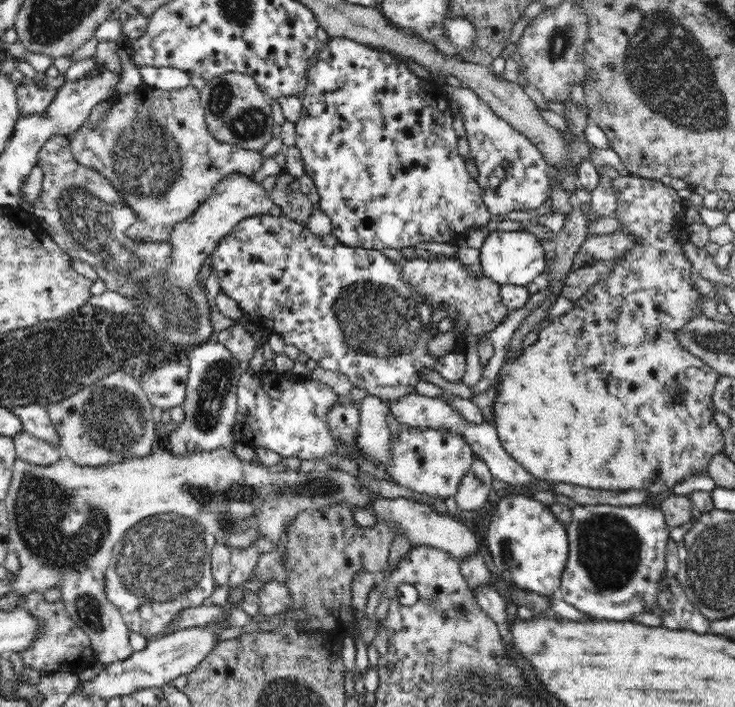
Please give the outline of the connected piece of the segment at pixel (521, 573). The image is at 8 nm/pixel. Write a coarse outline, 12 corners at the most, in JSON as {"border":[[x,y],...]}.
{"border":[[510,492],[486,542],[511,588],[551,596],[569,554],[566,525]]}

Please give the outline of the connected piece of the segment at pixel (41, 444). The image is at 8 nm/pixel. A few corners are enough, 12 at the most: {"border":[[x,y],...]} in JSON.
{"border":[[18,432],[17,458],[50,466],[63,456],[50,442]]}

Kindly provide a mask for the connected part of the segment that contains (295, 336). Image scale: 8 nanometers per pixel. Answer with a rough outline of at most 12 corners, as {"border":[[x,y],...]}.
{"border":[[264,214],[211,260],[258,328],[389,404],[435,306],[382,251]]}

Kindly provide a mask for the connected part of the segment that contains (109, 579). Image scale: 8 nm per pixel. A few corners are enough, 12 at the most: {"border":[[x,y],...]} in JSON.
{"border":[[176,513],[115,544],[106,597],[154,640],[216,588],[215,536]]}

